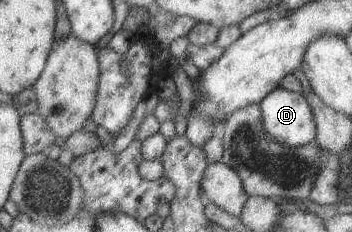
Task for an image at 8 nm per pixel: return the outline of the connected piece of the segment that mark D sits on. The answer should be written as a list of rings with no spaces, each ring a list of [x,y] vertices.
[[[274,88],[259,103],[261,122],[268,139],[290,147],[314,142],[315,121],[301,92]]]

